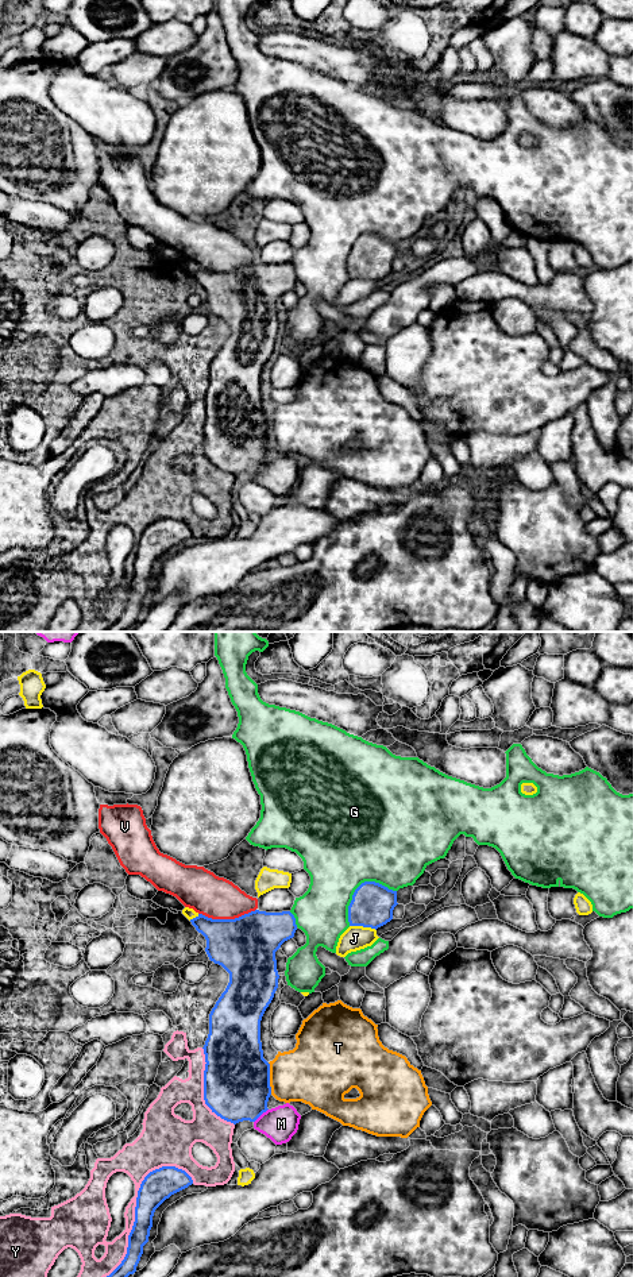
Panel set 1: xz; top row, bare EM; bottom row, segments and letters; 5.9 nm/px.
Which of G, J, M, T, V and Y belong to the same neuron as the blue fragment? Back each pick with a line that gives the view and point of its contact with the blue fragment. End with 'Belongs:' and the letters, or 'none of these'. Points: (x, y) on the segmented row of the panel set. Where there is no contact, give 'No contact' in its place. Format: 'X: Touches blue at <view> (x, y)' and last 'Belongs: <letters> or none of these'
M: Touches blue at xz (261, 1114)
Belongs: M

